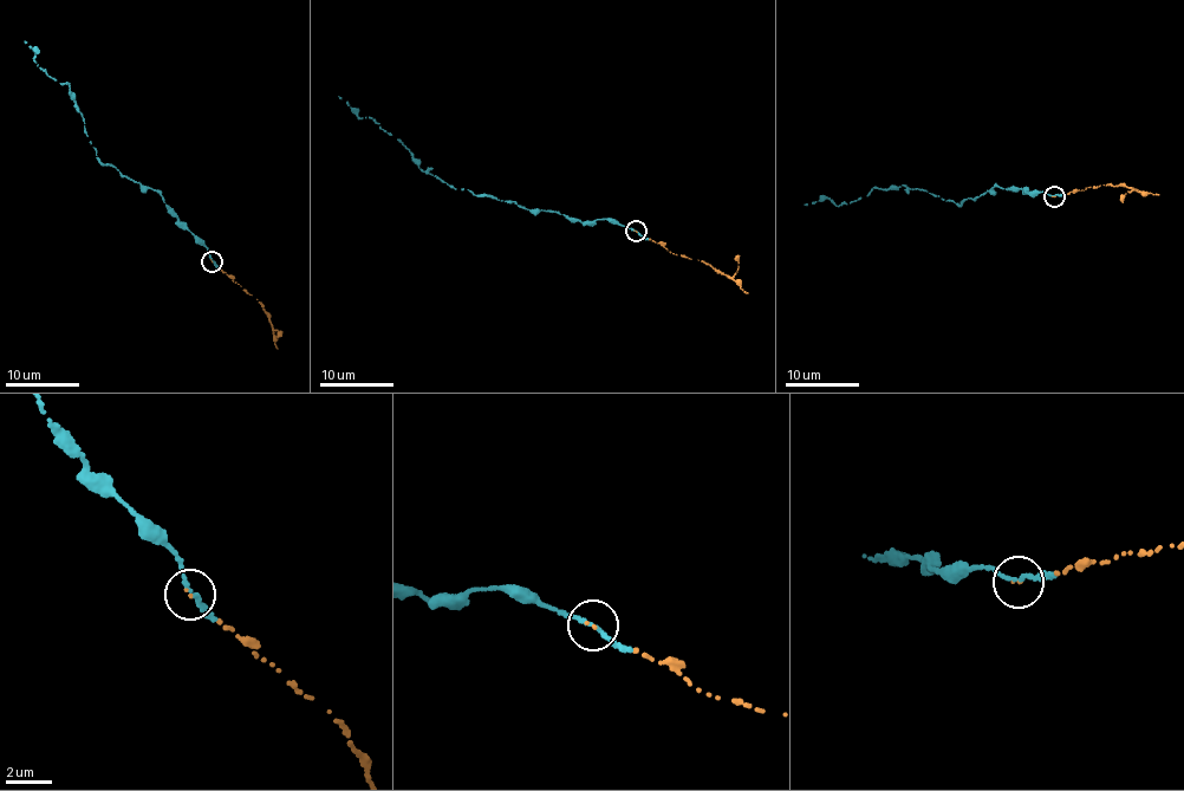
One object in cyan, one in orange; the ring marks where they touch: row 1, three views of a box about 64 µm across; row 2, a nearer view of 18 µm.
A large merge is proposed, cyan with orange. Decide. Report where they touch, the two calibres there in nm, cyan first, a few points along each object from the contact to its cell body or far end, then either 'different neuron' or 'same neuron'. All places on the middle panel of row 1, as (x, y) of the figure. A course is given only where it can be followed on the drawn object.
at (636, 231); 200 nm thick on the cyan side, 90 nm on the other; cyan runs (636, 231), (605, 218), (584, 222), (455, 188), (421, 169), (404, 144), (370, 117), (358, 116), (338, 96); orange runs (636, 231), (675, 254), (704, 261), (732, 277), (737, 271), (736, 257); same neuron

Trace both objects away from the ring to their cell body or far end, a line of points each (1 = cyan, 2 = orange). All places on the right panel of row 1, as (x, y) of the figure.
1: (1053, 196), (996, 186), (960, 206), (902, 186), (872, 188), (858, 200), (838, 206), (830, 199), (805, 205)
2: (1053, 196), (1107, 183), (1134, 189), (1124, 195), (1121, 202)

